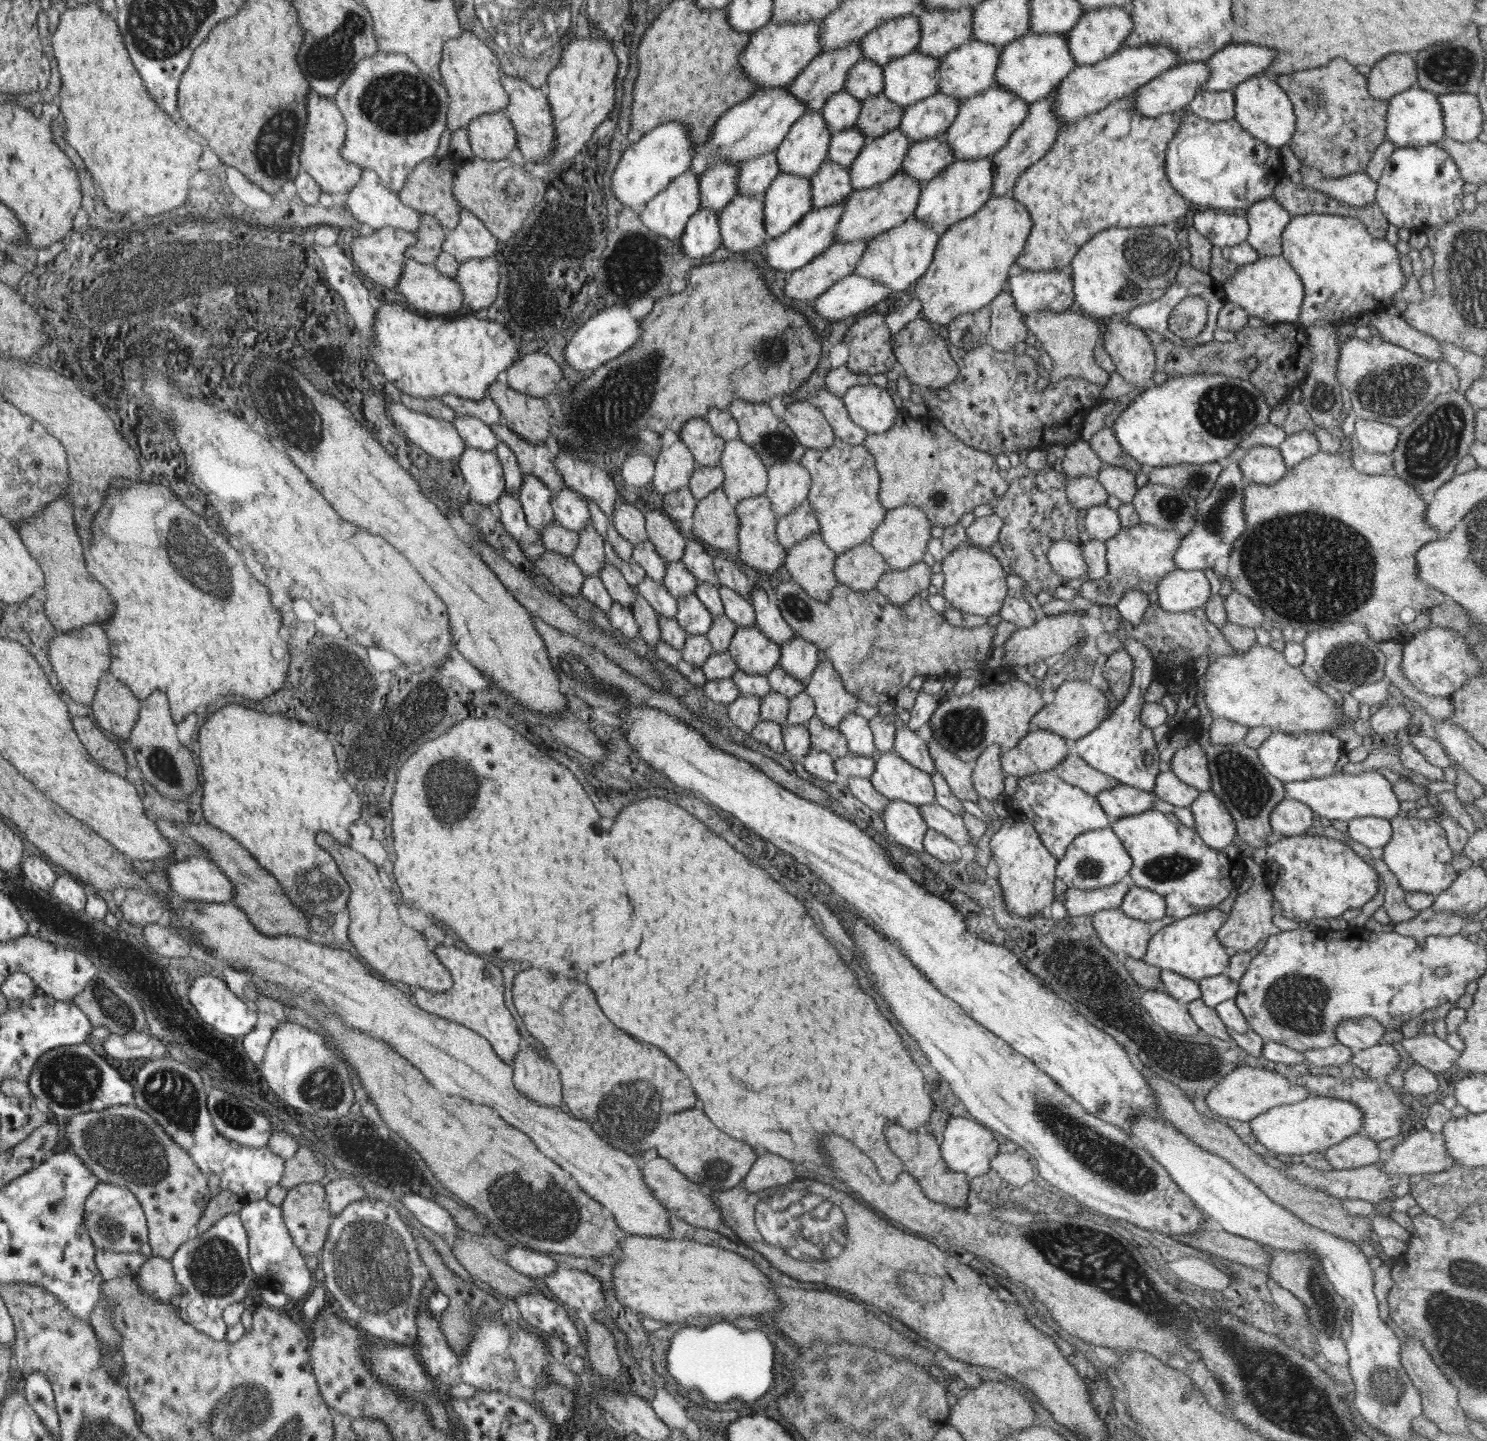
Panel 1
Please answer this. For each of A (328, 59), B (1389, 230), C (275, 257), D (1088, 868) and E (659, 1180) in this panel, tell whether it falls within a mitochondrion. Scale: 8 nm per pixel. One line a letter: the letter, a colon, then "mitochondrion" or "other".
A: mitochondrion
B: other
C: mitochondrion
D: mitochondrion
E: other

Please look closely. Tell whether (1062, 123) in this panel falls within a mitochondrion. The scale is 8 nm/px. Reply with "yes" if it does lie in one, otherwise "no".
no

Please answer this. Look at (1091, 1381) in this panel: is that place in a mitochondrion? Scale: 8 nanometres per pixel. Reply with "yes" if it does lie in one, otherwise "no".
no

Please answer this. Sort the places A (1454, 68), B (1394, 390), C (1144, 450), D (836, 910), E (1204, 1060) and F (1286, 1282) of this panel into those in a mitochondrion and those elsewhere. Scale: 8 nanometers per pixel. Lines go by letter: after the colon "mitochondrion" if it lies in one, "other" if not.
A: mitochondrion
B: mitochondrion
C: other
D: other
E: mitochondrion
F: other

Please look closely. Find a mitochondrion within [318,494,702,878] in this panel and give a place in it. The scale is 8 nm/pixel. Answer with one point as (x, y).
(447, 782)

